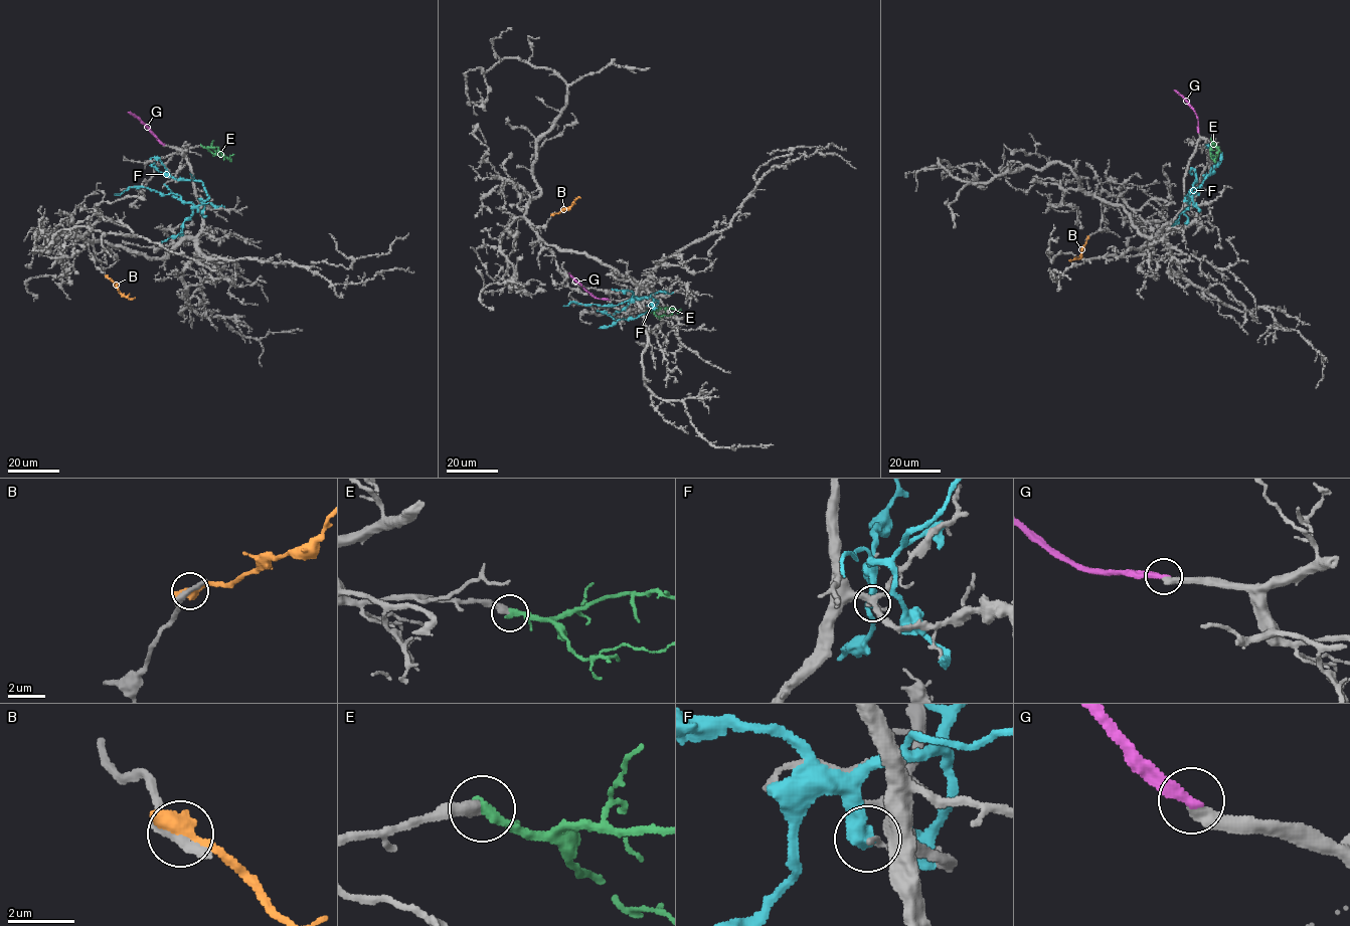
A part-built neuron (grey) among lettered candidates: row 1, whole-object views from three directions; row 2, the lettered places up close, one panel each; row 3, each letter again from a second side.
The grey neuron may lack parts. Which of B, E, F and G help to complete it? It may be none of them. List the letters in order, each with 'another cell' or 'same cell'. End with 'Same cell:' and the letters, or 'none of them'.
B: another cell
E: same cell
F: another cell
G: another cell
Same cell: E

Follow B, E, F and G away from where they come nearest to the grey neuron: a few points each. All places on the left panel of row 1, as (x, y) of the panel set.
B: (107, 278), (124, 295), (134, 297)
E: (201, 146), (217, 147), (229, 159), (233, 154)
F: (198, 211), (197, 206), (208, 199), (200, 181), (176, 179), (158, 160), (150, 159)
G: (163, 144), (128, 113)

